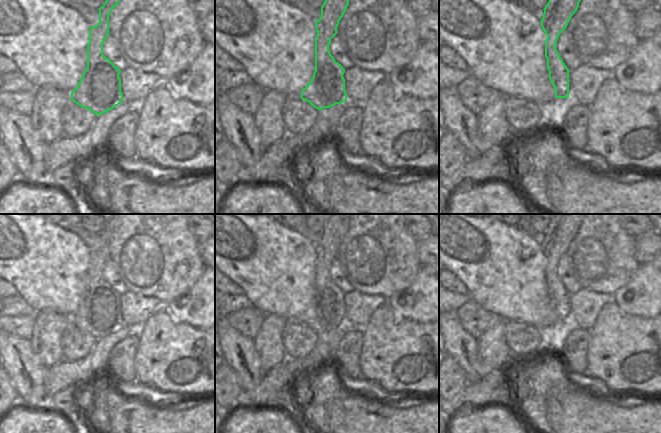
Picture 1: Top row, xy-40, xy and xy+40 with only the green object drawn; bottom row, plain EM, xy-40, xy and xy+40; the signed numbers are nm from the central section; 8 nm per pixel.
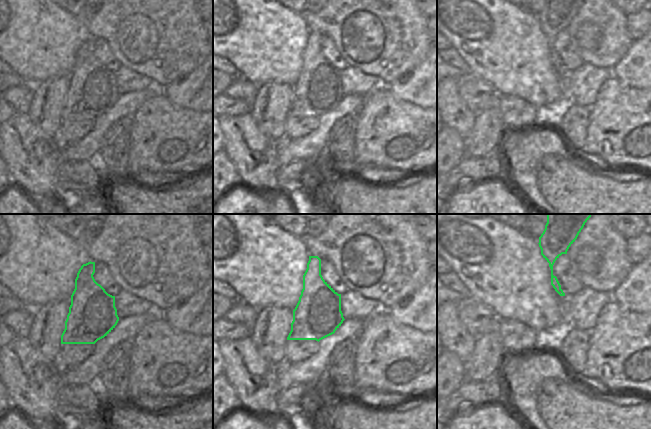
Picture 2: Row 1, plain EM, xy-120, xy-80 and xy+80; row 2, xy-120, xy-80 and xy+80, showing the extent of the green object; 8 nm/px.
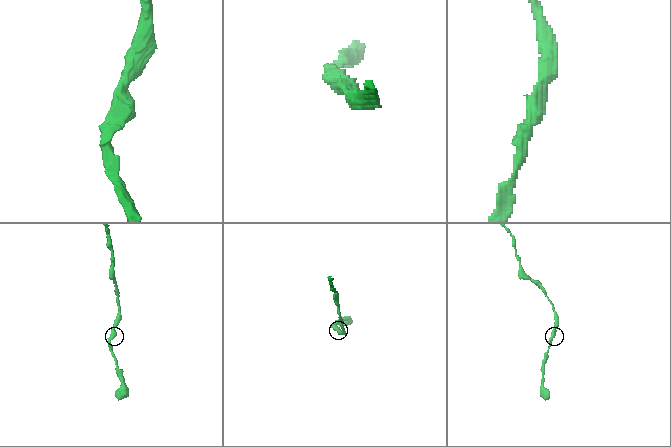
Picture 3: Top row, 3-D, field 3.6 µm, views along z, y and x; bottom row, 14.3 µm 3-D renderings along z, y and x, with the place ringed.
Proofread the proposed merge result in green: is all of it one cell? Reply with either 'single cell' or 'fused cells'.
single cell

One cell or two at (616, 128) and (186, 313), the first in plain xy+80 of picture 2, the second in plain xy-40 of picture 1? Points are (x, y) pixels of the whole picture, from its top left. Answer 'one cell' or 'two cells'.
two cells

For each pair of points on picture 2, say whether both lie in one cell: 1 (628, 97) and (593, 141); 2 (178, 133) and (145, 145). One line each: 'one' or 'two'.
1: one
2: one

